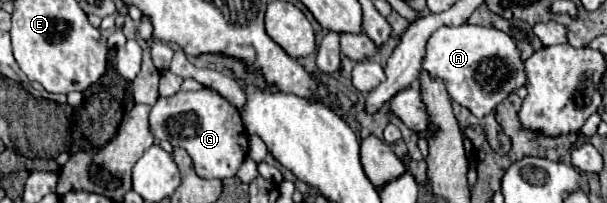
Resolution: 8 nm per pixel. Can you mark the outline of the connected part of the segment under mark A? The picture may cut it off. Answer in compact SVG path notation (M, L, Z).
M444 26L426 42L422 70L432 78L440 78L452 102L468 108L474 116L492 114L494 108L516 88L526 86L524 62L512 38L496 28L486 26Z

